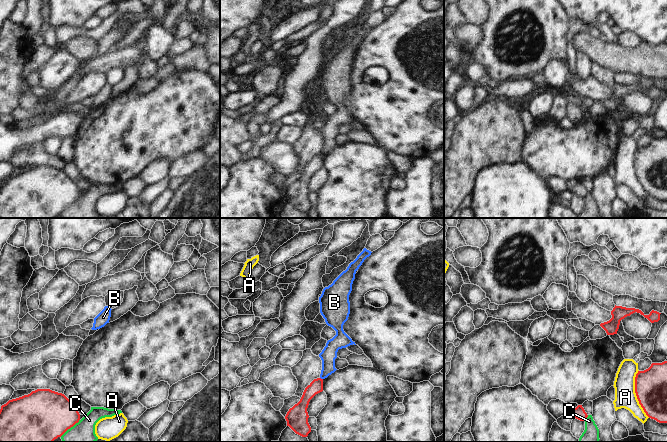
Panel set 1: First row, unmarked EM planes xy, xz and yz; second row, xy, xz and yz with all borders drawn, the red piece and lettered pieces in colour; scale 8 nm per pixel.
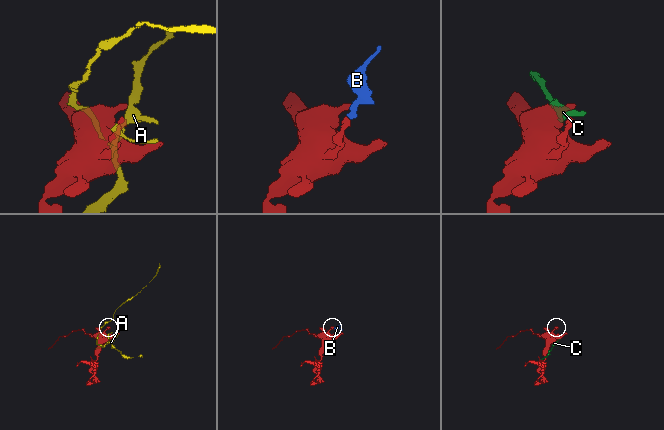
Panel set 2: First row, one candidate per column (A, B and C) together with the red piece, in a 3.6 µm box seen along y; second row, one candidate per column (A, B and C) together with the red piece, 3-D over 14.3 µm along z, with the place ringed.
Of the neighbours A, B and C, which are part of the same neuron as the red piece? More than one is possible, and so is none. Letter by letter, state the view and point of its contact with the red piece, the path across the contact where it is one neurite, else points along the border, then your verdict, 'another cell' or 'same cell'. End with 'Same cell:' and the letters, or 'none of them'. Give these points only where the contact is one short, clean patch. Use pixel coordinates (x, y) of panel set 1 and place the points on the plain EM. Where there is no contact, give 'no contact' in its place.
A: meets red in yz at (636, 170); another cell
B: meets red in xz at (320, 154); border along xz (320, 153), (322, 155); another cell
C: meets red in yz at (586, 193); border along yz (588, 191), (584, 196); another cell
Same cell: none of them

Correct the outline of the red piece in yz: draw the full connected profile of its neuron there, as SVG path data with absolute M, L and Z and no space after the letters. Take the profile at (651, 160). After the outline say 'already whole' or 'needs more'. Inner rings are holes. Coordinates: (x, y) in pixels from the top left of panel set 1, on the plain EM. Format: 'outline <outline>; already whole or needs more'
outline M667 137L652 139L635 153L635 169L646 191L667 199Z; already whole

